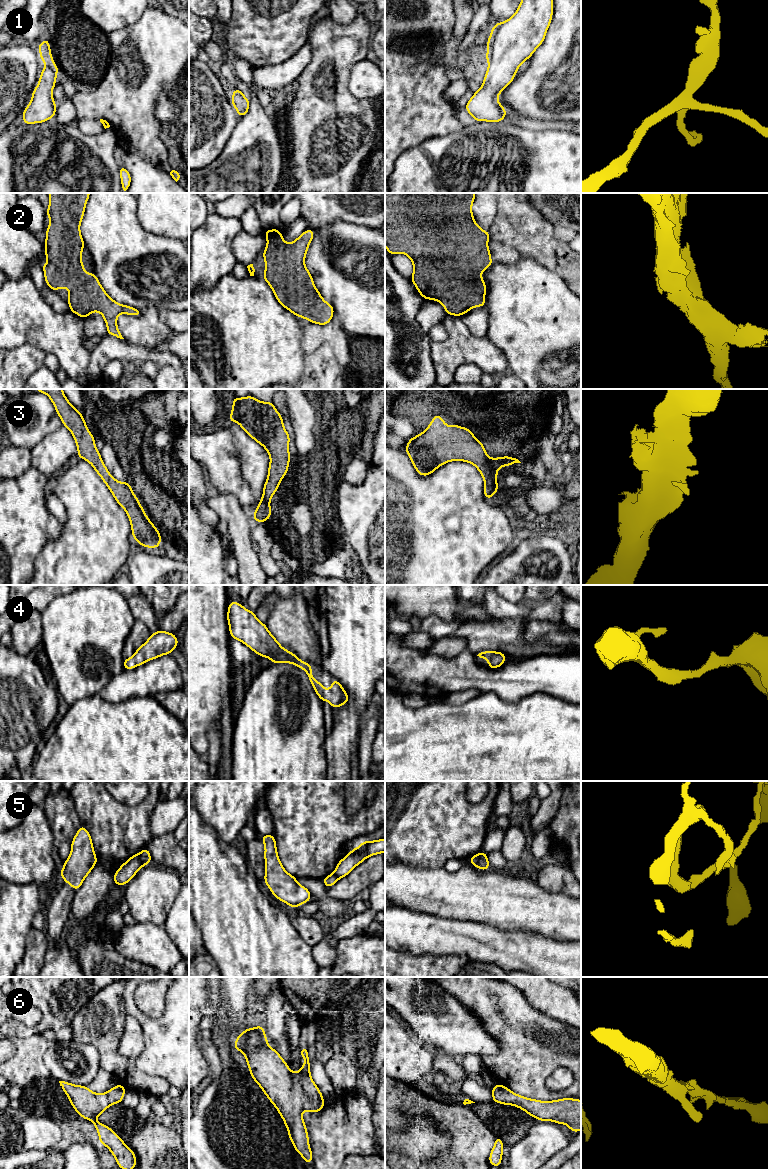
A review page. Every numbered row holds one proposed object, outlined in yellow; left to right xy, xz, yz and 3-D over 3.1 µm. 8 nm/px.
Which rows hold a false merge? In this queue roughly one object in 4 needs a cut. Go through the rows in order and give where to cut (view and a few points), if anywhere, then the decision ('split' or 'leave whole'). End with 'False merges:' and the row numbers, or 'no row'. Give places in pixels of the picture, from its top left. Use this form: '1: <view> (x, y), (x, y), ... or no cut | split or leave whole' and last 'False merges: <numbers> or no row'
1: no cut | leave whole
2: no cut | leave whole
3: no cut | leave whole
4: no cut | leave whole
5: xy (139, 853), (139, 859), (143, 865) | split
6: no cut | leave whole
False merges: 5

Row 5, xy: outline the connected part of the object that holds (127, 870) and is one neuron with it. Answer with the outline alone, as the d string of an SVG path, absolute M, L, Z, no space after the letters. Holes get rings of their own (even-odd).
M140 853L130 857L120 868L114 873L114 883L117 885L126 885L138 872L143 864L140 860Z

